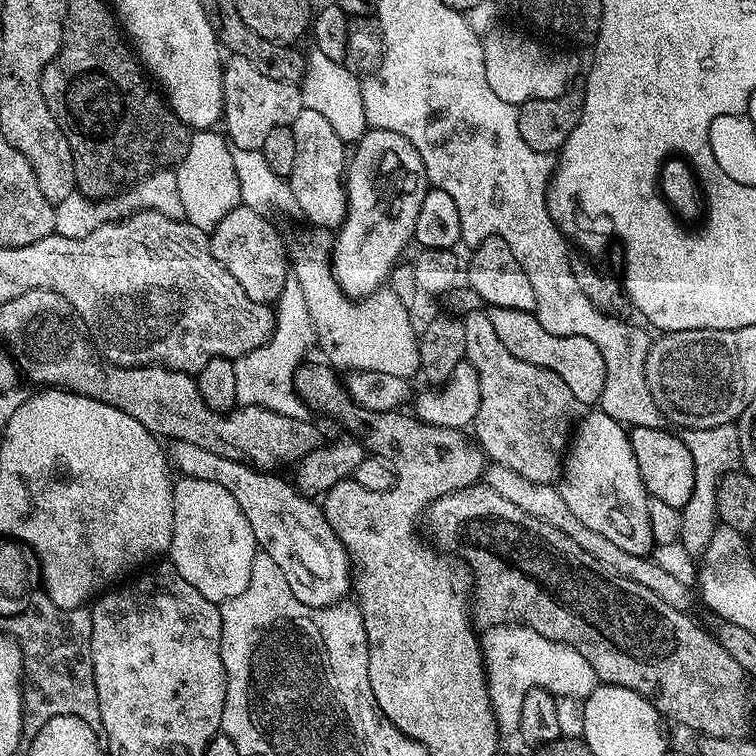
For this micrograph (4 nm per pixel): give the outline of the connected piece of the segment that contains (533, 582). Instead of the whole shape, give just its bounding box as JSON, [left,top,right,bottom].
[426,482,752,740]

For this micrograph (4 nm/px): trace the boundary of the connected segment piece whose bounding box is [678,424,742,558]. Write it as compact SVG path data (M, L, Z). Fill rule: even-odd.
M736 424L689 428L683 433L682 439L690 450L690 458L694 458L694 494L681 511L682 530L678 542L688 551L689 556L696 558L706 550L718 525L716 491L720 480L741 467L742 451L739 448L739 430Z

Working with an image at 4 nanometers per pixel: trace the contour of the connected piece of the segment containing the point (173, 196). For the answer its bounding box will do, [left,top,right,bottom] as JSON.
[55,168,184,238]

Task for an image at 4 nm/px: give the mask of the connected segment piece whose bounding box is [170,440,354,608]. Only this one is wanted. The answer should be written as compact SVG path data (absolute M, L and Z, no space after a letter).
M177 440L170 448L170 464L181 477L189 476L206 482L218 482L234 494L234 502L242 506L250 530L254 530L259 551L266 553L286 574L286 582L298 598L311 608L331 608L349 595L354 584L354 564L342 546L332 524L324 517L324 509L315 499L299 491L295 483L276 476L275 471L264 471L245 464L242 460L222 458L222 454L210 454L194 442Z

